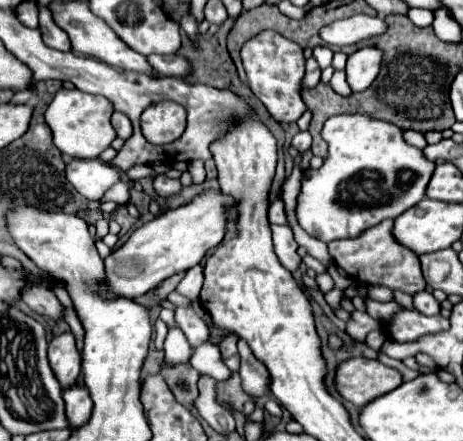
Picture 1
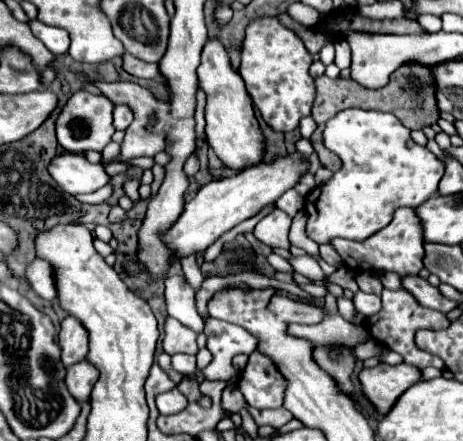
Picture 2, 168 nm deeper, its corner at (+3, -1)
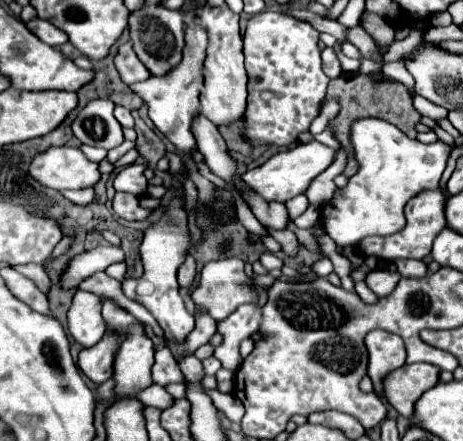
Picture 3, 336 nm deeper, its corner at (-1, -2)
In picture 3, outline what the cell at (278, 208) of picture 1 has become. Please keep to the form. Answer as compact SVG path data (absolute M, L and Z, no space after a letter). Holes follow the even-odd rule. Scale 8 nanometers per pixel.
M298 195L298 197L290 199L290 201L286 201L284 205L286 205L286 209L288 209L290 219L296 219L298 215L302 215L302 213L306 211L306 207L308 207L308 199L306 199L306 195Z

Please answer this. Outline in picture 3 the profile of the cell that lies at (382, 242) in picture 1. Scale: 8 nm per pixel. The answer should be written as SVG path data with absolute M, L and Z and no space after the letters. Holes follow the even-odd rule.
M440 189L434 191L422 191L420 195L416 195L414 199L408 201L406 205L406 227L394 235L386 235L386 237L366 237L358 243L360 251L368 257L374 255L378 259L384 261L394 261L394 259L424 259L426 255L430 255L432 249L432 241L434 237L440 233L440 229L446 227L446 215L444 215L444 205L446 205L446 195Z

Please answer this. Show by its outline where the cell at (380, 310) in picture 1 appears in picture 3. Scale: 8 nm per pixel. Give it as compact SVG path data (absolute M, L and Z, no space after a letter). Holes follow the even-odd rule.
M358 281L358 283L354 285L354 289L356 289L356 293L358 293L366 303L376 303L376 301L378 301L378 297L376 297L374 291L366 285L366 281Z

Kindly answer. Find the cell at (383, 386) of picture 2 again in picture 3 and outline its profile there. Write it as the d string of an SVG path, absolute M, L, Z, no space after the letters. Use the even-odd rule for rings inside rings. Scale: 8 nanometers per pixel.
M416 363L416 365L404 365L388 379L384 379L386 389L386 401L402 415L412 417L414 415L414 403L422 397L424 391L432 389L438 383L440 367L428 365L428 363Z

